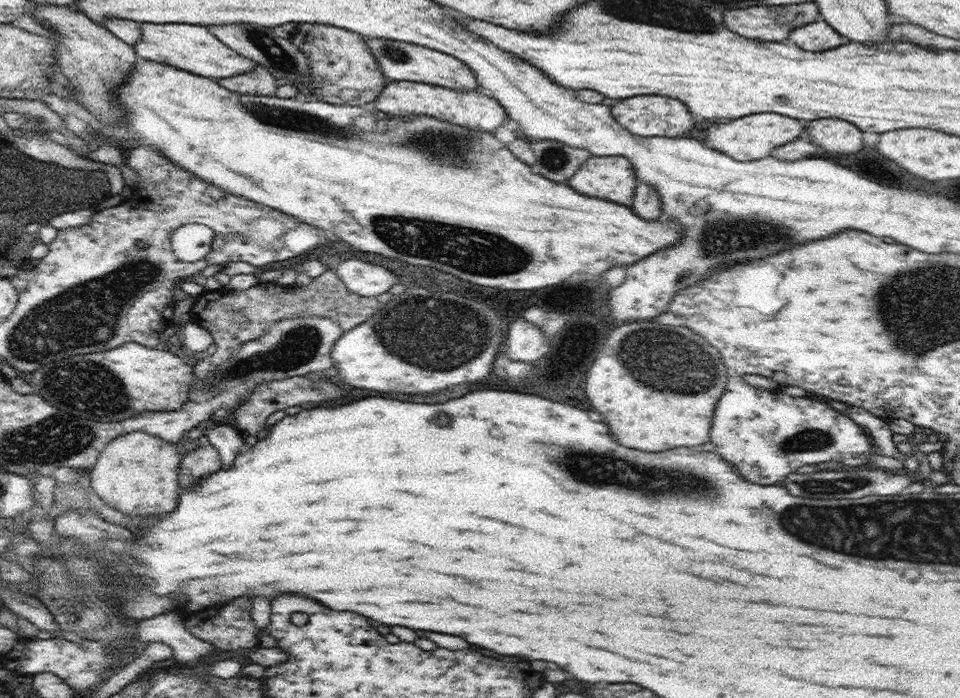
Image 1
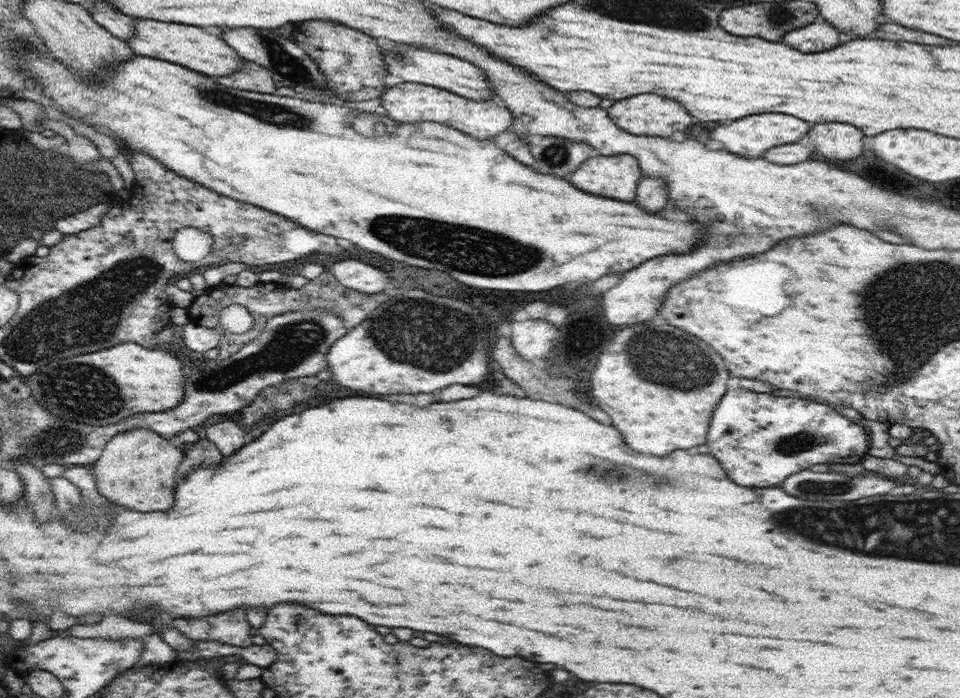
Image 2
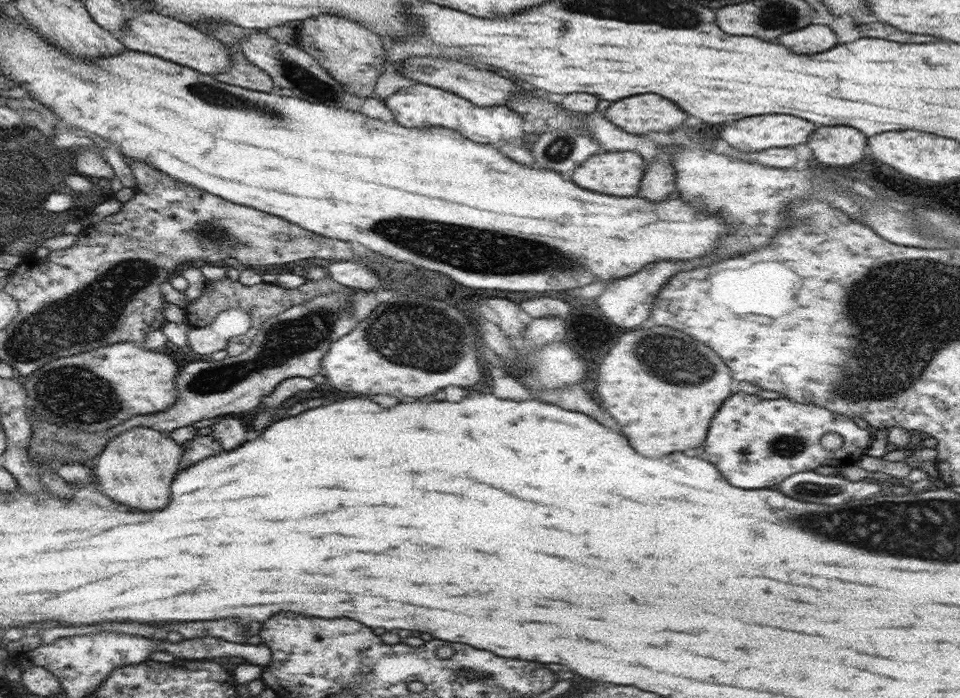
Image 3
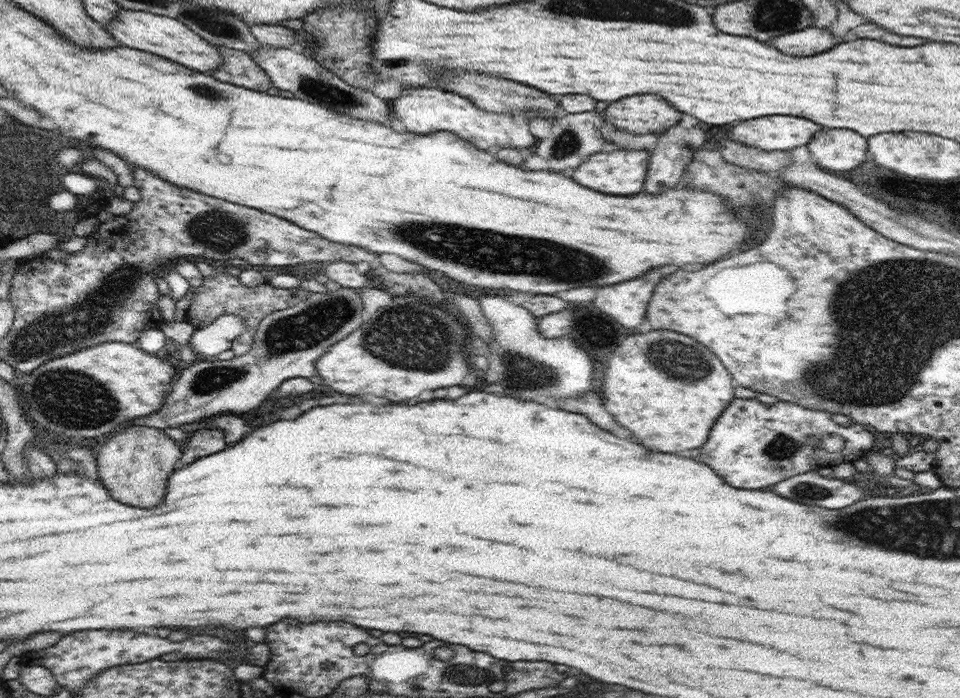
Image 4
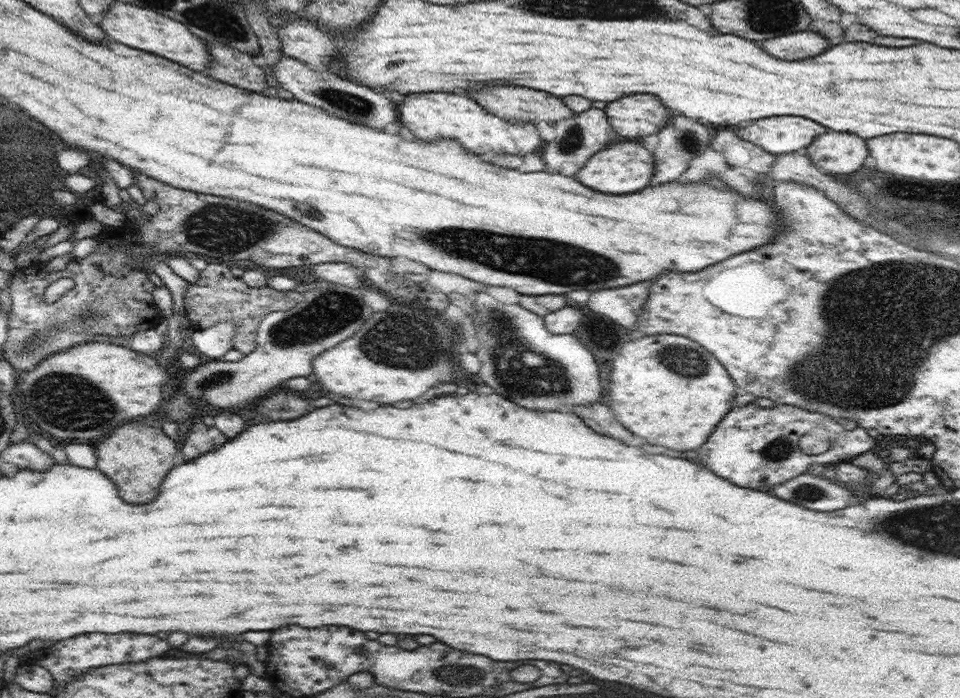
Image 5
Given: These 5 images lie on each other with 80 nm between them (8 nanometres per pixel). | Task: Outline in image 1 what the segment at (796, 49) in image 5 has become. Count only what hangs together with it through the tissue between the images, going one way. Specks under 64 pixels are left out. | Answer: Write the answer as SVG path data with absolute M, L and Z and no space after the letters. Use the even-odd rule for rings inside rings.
M824 18L811 22L808 26L796 28L790 34L790 40L808 52L830 50L842 44L842 36L838 36L836 30L832 30Z

